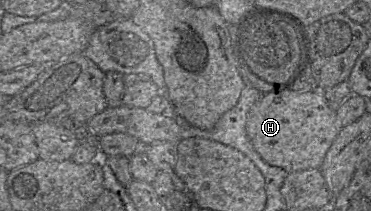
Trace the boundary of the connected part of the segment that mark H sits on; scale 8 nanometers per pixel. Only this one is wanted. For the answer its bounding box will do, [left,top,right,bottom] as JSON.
[246,88,341,174]

